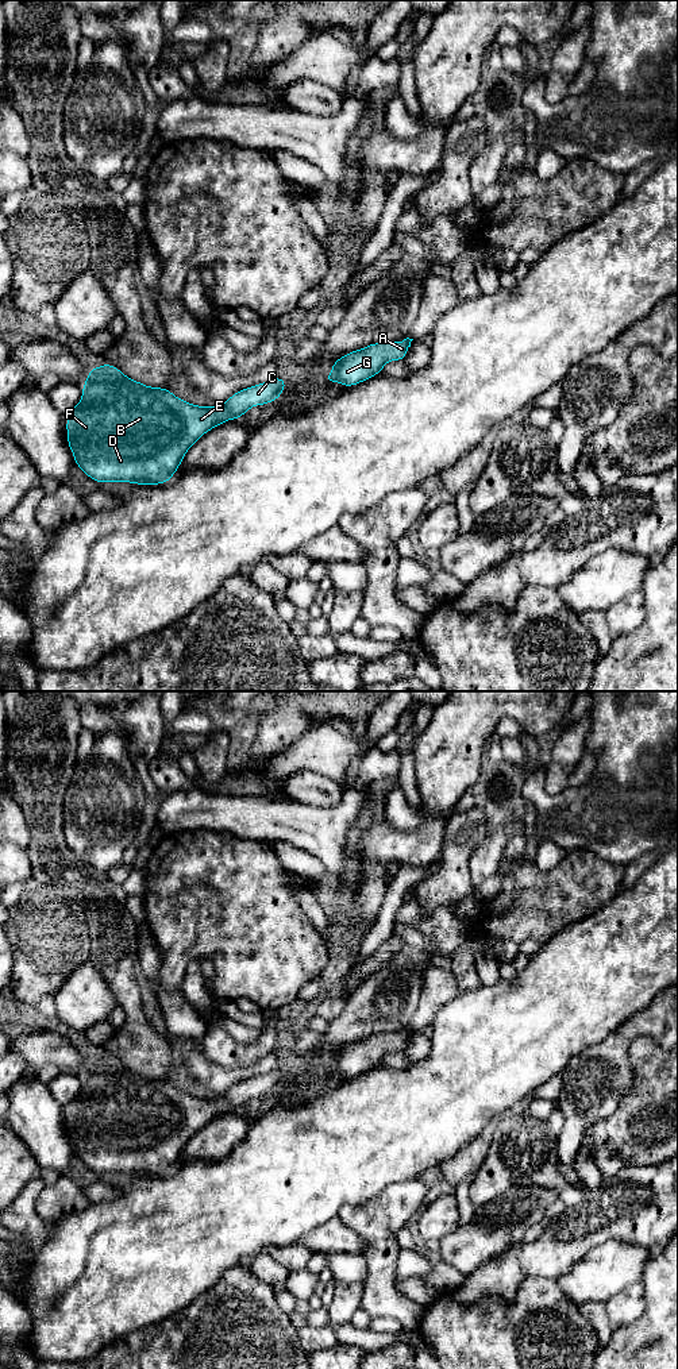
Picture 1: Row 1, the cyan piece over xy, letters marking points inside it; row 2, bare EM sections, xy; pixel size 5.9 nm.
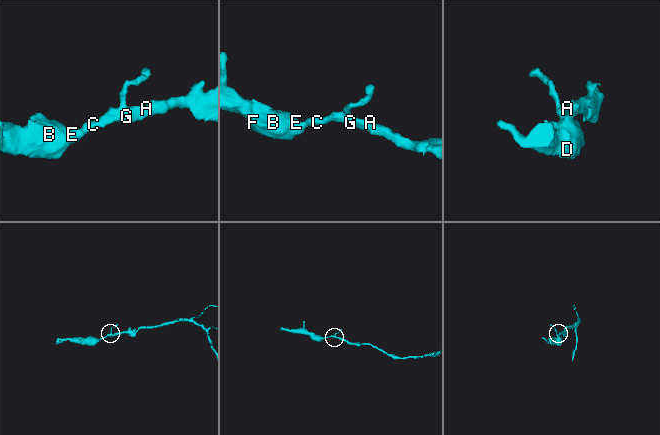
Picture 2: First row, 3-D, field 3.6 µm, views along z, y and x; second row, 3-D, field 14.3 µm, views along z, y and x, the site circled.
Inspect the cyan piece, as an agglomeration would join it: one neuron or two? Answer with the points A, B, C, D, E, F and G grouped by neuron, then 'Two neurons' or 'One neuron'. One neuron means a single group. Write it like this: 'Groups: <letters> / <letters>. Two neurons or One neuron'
Groups: A B C D E F G. One neuron

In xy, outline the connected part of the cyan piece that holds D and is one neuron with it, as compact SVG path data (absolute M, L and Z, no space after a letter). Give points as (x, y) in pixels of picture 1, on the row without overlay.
M104 1054L89 1061L82 1076L82 1087L78 1096L66 1111L68 1137L74 1146L74 1154L92 1172L130 1173L135 1176L162 1176L169 1173L188 1141L208 1122L231 1111L240 1110L250 1099L274 1094L282 1087L288 1072L276 1068L267 1073L254 1076L234 1084L221 1098L199 1098L176 1088L166 1079L150 1079L126 1068L118 1058Z

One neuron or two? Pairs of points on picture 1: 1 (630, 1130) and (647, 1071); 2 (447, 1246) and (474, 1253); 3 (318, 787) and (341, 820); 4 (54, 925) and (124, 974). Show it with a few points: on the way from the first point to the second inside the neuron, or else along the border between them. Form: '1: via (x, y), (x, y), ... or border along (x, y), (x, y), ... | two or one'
1: via (644, 1115), (647, 1113), (647, 1086) | one
2: via (454, 1248), (467, 1249) | one
3: border along (346, 787), (342, 799), (334, 806), (300, 803) | two
4: border along (84, 918), (88, 926), (89, 959) | two

